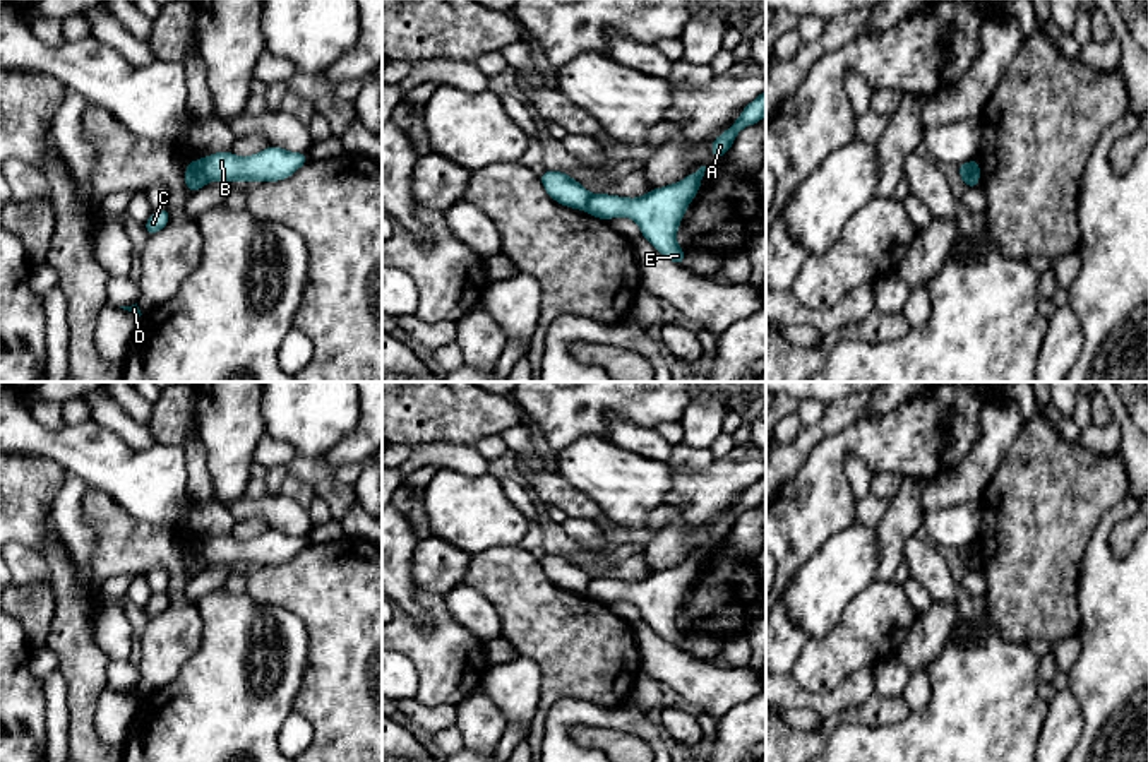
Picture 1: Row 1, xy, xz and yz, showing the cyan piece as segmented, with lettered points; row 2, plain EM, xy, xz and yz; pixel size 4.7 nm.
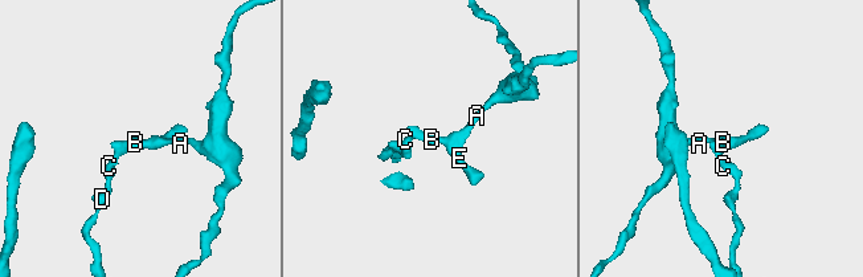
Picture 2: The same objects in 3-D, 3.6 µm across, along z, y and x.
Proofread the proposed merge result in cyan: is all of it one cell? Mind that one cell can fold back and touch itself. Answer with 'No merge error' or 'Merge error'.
Merge error

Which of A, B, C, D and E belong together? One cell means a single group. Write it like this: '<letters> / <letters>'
A B E / C D

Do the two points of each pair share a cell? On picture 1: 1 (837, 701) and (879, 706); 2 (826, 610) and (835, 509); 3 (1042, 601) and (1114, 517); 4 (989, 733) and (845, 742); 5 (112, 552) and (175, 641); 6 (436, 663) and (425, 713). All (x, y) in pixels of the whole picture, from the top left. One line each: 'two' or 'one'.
1: two
2: two
3: two
4: one
5: one
6: two

